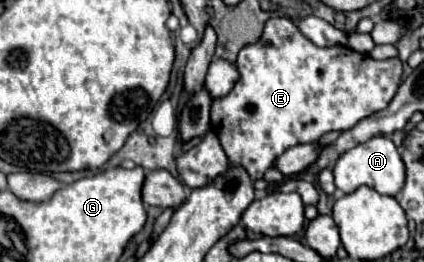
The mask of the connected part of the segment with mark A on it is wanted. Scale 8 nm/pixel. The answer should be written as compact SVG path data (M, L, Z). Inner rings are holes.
M378 135L366 143L352 147L350 151L338 157L334 165L334 181L336 181L336 187L344 193L352 193L362 185L368 185L382 195L396 195L404 185L404 163L392 139L386 135Z

